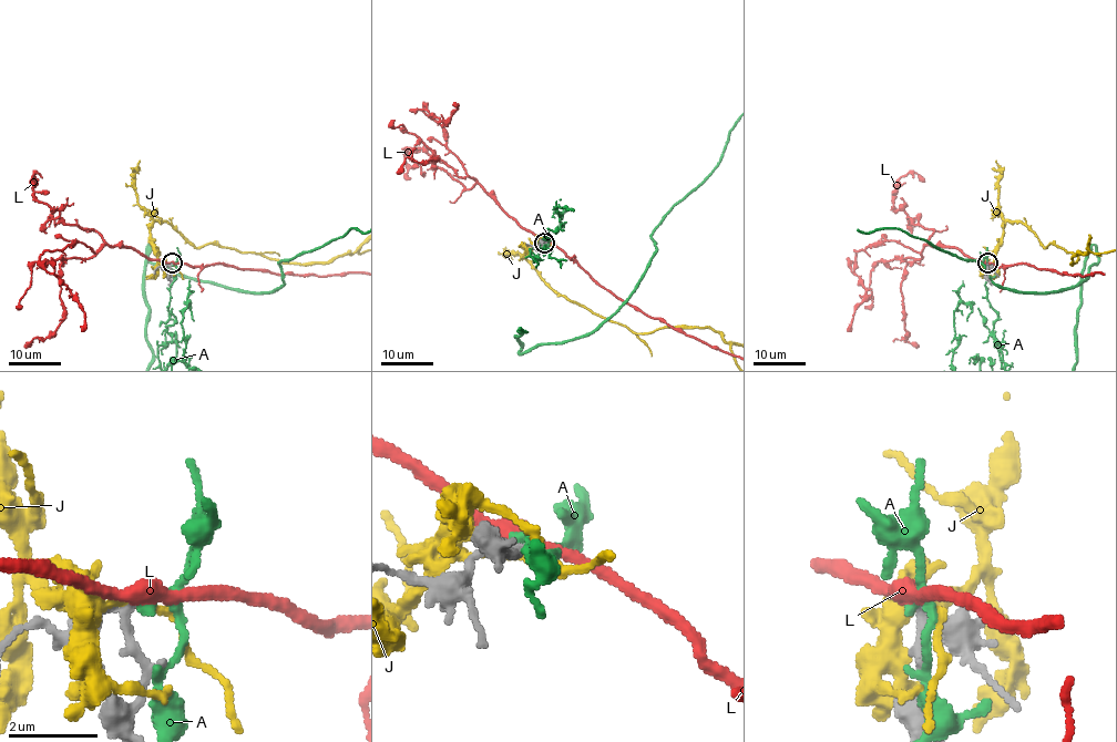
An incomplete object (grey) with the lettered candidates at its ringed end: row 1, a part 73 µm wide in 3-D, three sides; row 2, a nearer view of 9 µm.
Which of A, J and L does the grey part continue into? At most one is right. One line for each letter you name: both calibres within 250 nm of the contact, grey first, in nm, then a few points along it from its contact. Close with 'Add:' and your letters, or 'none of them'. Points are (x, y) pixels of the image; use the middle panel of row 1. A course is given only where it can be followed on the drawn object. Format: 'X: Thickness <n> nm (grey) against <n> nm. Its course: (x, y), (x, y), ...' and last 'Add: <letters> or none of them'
Add: none of them

